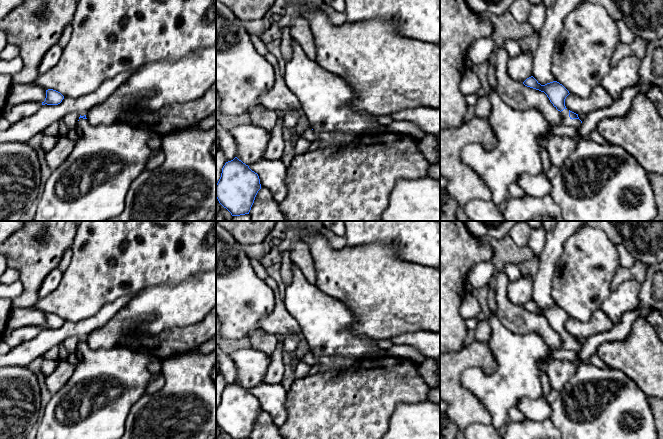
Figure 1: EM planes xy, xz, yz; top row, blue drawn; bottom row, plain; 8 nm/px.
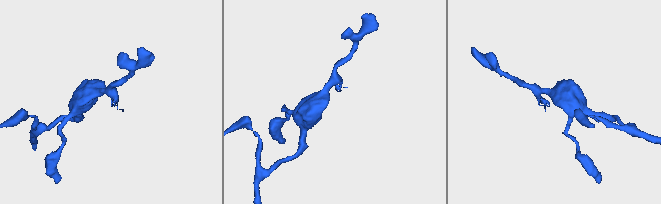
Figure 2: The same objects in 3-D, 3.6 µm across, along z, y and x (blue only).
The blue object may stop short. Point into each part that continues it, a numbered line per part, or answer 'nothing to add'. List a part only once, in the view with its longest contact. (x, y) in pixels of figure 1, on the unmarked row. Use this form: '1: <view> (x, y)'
1: yz (566, 344)

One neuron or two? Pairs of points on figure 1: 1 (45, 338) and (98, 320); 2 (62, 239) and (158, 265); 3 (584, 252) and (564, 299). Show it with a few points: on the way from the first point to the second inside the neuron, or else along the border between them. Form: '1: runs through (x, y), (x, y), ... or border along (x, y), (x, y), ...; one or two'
1: runs through (58, 335), (67, 329), (82, 329), (85, 327); one
2: border along (76, 231), (70, 248); two
3: runs through (584, 264), (583, 280), (576, 287); one

